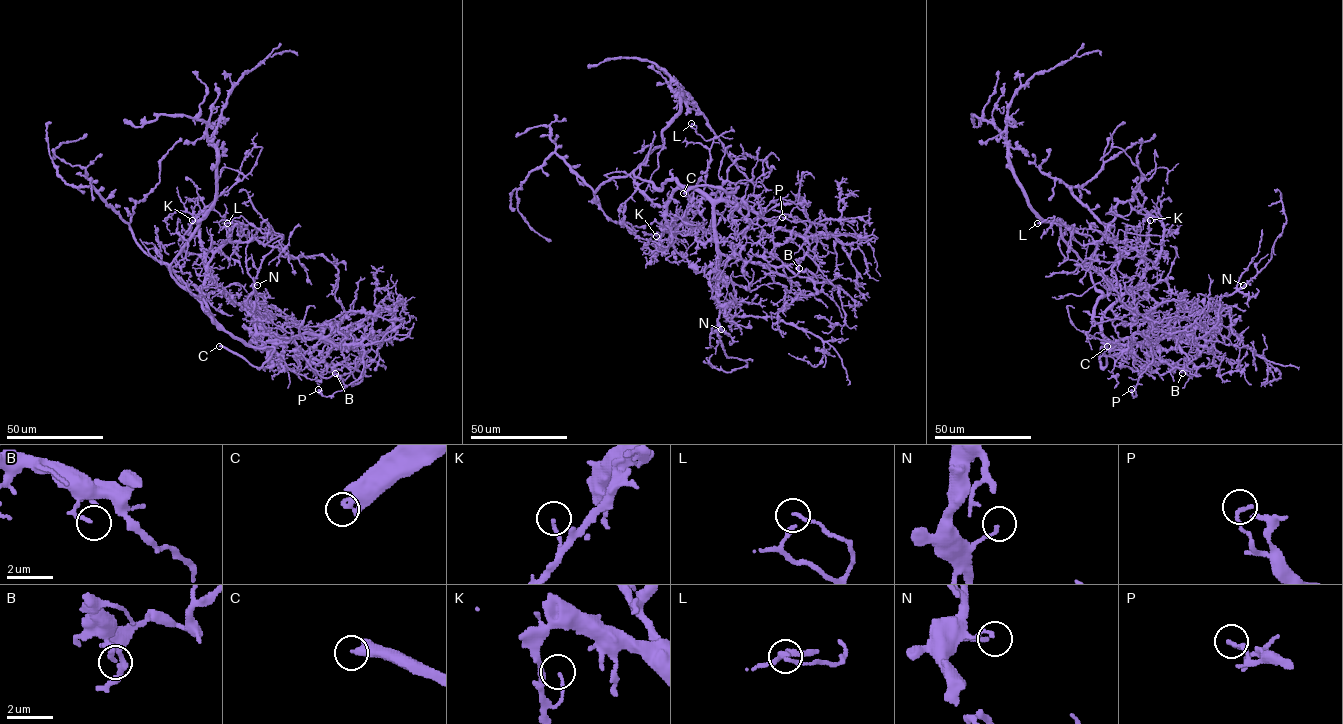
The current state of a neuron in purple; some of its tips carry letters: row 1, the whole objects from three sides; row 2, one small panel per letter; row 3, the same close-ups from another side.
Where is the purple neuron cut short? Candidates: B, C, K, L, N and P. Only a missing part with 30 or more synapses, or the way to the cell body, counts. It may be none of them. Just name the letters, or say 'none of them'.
C

